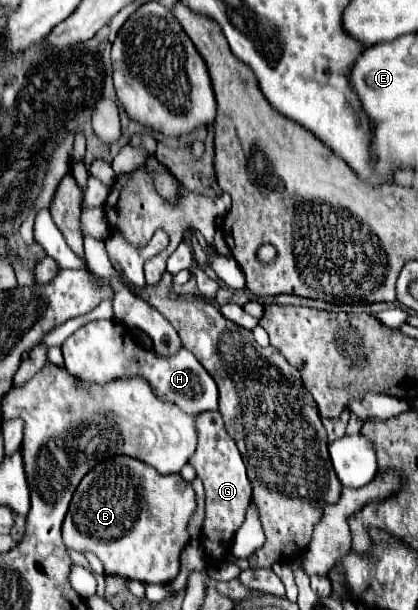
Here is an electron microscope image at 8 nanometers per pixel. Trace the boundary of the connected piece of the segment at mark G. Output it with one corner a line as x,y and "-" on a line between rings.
207,411
205,415
197,415
197,431
199,445
189,463
195,467
197,477
205,485
207,507
205,507
205,525
201,531
201,541
207,553
209,565
219,565
229,551
231,539
235,531
243,525
247,507
251,503
251,485
245,473
245,463
239,455
235,441
227,435
223,427
223,419
219,411

